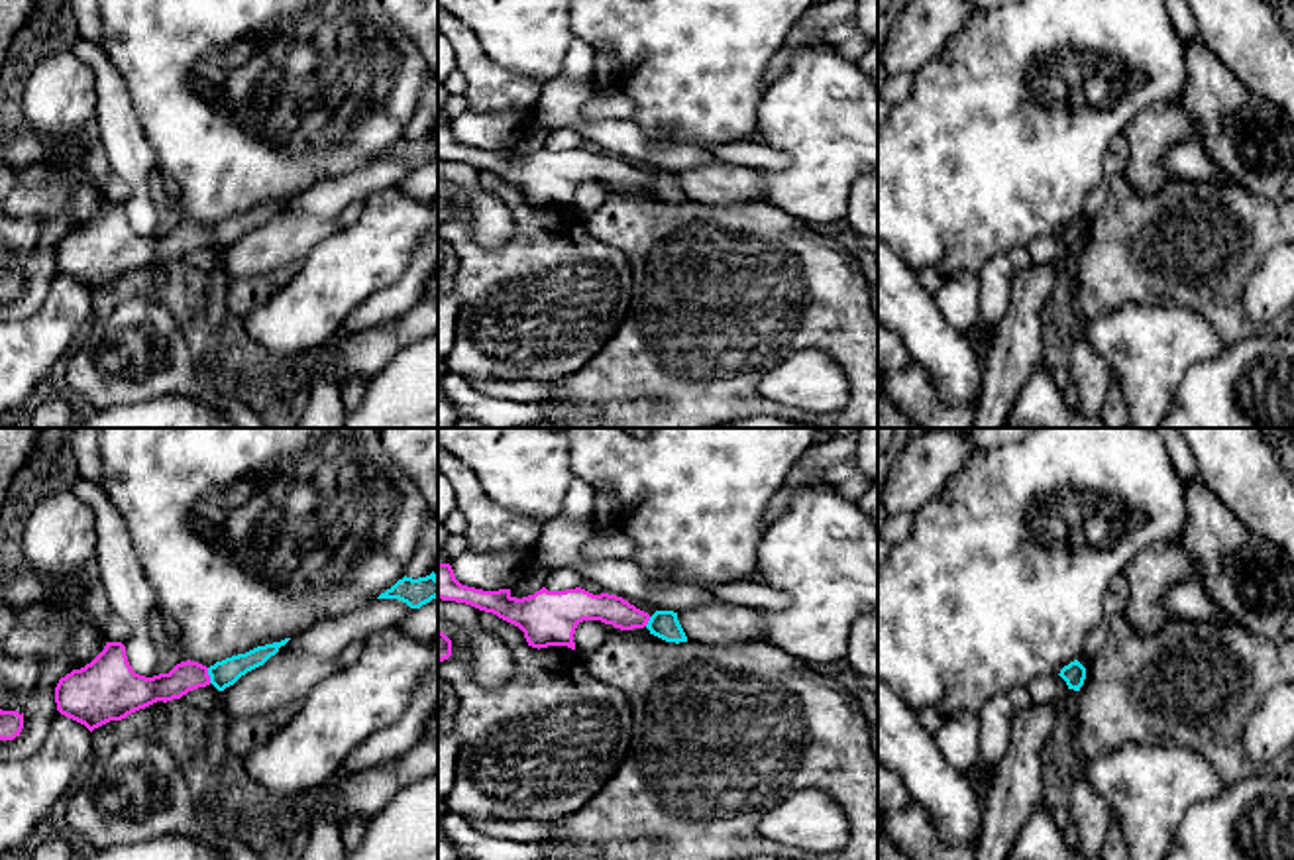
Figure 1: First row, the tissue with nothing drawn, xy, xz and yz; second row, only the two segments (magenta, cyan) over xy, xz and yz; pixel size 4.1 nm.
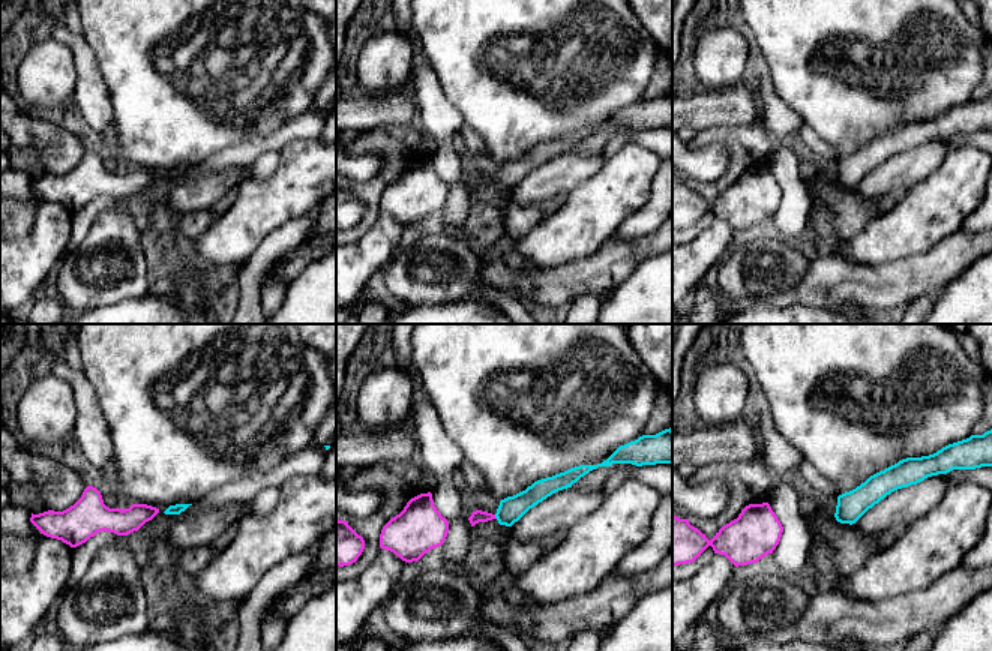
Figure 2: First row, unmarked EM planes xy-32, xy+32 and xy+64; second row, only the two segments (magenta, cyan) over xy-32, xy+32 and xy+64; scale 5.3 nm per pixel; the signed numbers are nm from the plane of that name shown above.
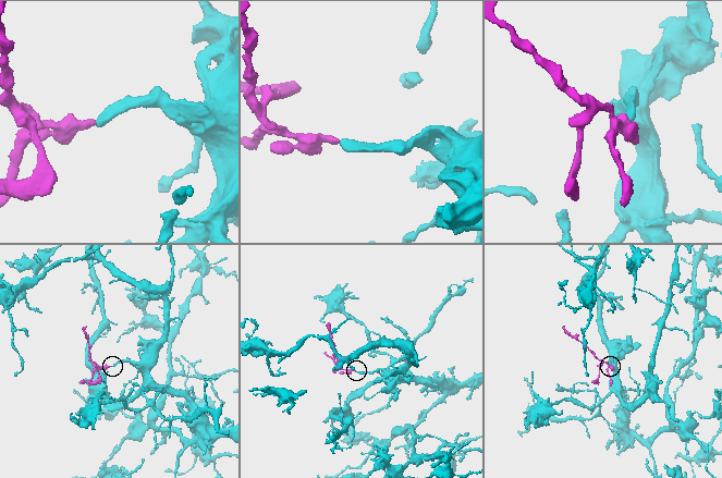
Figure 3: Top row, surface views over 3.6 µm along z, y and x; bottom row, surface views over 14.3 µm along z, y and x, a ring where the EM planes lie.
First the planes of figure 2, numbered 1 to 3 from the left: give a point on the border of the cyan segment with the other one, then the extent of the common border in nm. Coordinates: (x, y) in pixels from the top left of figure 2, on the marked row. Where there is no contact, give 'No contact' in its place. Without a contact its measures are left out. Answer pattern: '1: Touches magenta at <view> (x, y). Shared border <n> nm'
1: No contact
2: Touches magenta at xy+32 (494, 516). Shared border 30 nm
3: No contact

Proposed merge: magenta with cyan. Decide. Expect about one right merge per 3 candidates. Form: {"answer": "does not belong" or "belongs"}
{"answer": "belongs"}

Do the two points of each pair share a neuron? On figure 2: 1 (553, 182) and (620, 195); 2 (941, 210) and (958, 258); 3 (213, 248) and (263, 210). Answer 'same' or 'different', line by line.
1: different
2: different
3: same

